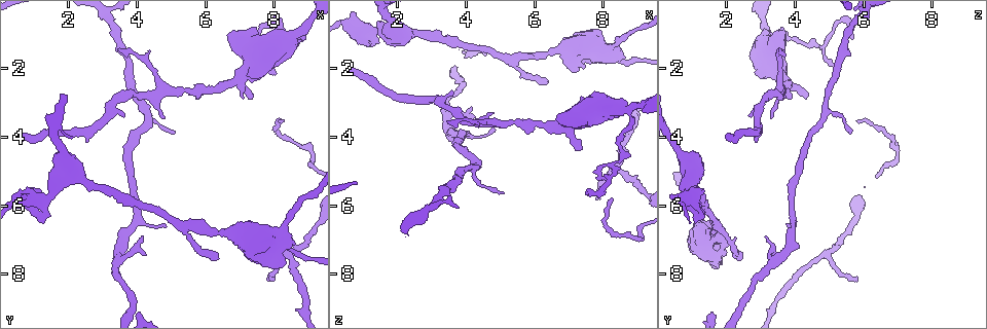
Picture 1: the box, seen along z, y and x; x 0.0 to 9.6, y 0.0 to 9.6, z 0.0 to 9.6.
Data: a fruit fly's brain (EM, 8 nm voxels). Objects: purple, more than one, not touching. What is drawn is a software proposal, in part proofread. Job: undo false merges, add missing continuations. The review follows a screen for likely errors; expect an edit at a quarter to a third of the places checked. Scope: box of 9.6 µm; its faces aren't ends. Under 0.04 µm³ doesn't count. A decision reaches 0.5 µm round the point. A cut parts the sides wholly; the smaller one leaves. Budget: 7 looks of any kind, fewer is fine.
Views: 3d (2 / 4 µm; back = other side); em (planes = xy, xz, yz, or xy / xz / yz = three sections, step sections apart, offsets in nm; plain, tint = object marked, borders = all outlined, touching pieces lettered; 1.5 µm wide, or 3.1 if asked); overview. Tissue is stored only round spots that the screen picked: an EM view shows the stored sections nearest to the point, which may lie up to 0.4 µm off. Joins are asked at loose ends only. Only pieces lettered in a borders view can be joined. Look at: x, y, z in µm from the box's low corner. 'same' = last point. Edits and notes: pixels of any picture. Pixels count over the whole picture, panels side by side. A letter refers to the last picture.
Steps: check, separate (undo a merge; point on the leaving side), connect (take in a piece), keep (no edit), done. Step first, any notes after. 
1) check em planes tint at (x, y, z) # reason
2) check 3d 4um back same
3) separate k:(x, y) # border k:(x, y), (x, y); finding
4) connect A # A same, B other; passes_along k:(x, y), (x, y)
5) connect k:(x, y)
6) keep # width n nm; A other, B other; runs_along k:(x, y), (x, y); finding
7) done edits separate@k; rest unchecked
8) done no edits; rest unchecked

check em planes tint at (8.70, 1.05, 3.20) # arms part here

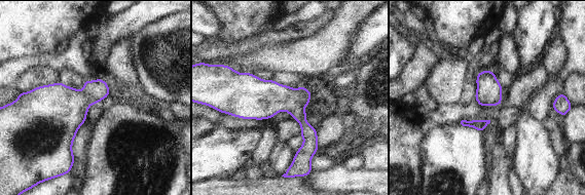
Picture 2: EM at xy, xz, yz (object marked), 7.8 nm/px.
check em planes borders same

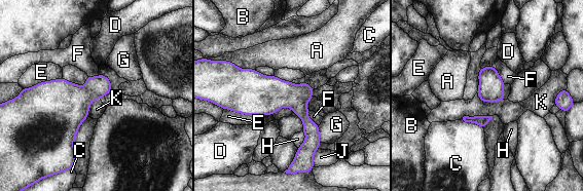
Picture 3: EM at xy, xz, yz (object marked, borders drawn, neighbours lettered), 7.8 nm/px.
keep # A other, B other, C other, D other, E other, F other, G other, H other, J other, K other; border 3:(492, 115), (463, 115), (459, 119); continuous, no second cell

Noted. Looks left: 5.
check 3d 2um at (0.55, 4.00, 1.90)

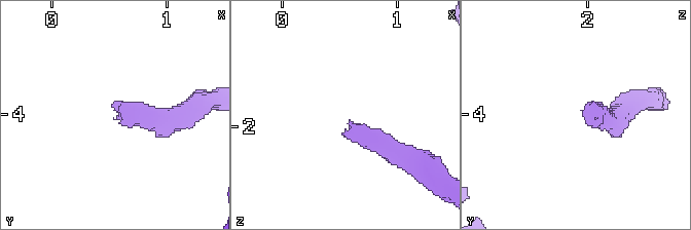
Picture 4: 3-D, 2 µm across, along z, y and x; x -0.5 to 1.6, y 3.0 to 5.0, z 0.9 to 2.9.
check em planes borders at (0.60, 3.98, 1.96) # shape alone is not enough

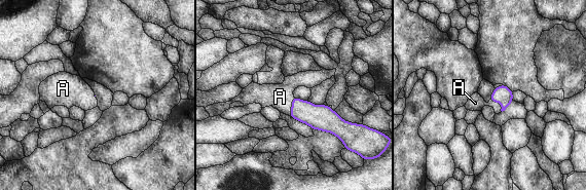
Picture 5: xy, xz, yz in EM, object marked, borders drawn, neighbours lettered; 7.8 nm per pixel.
connect A # A same; passes_along 5:(321, 117), (292, 106), (280, 97); it goes on there

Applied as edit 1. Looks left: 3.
done edits connect@5; rest unchecked

